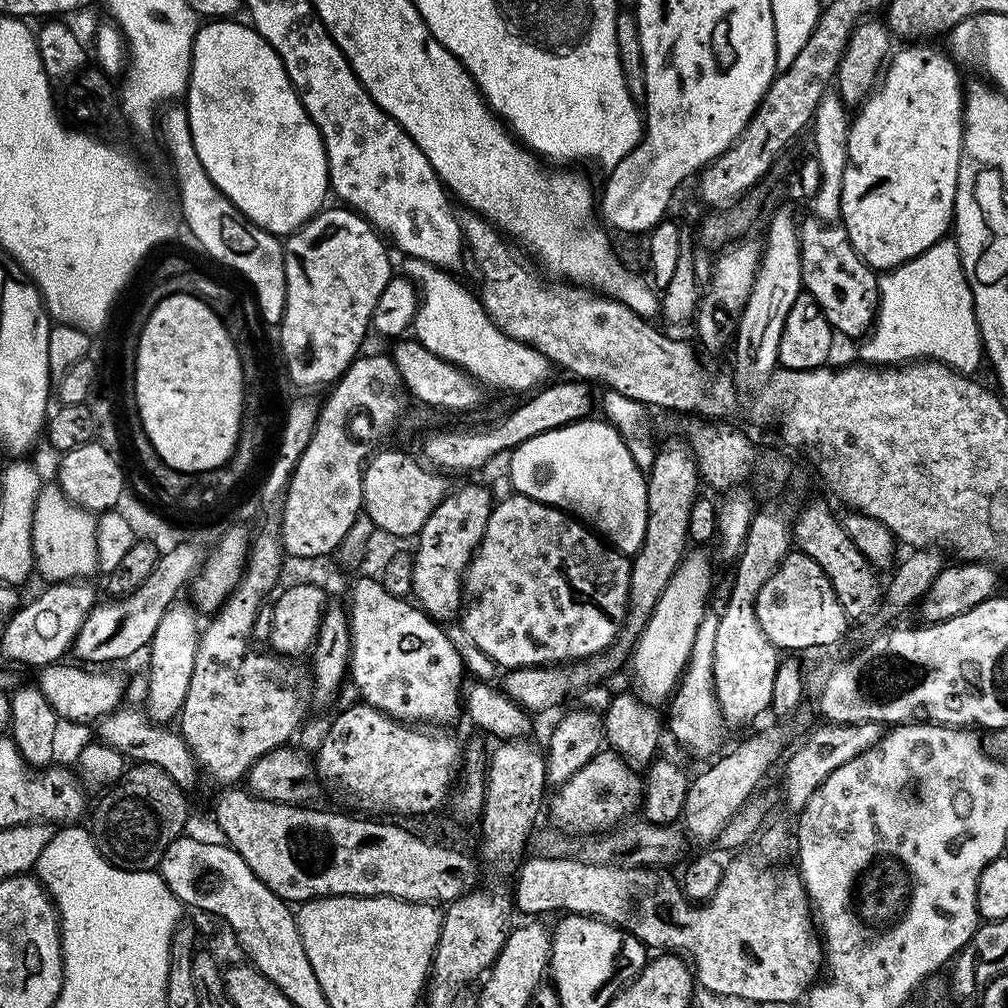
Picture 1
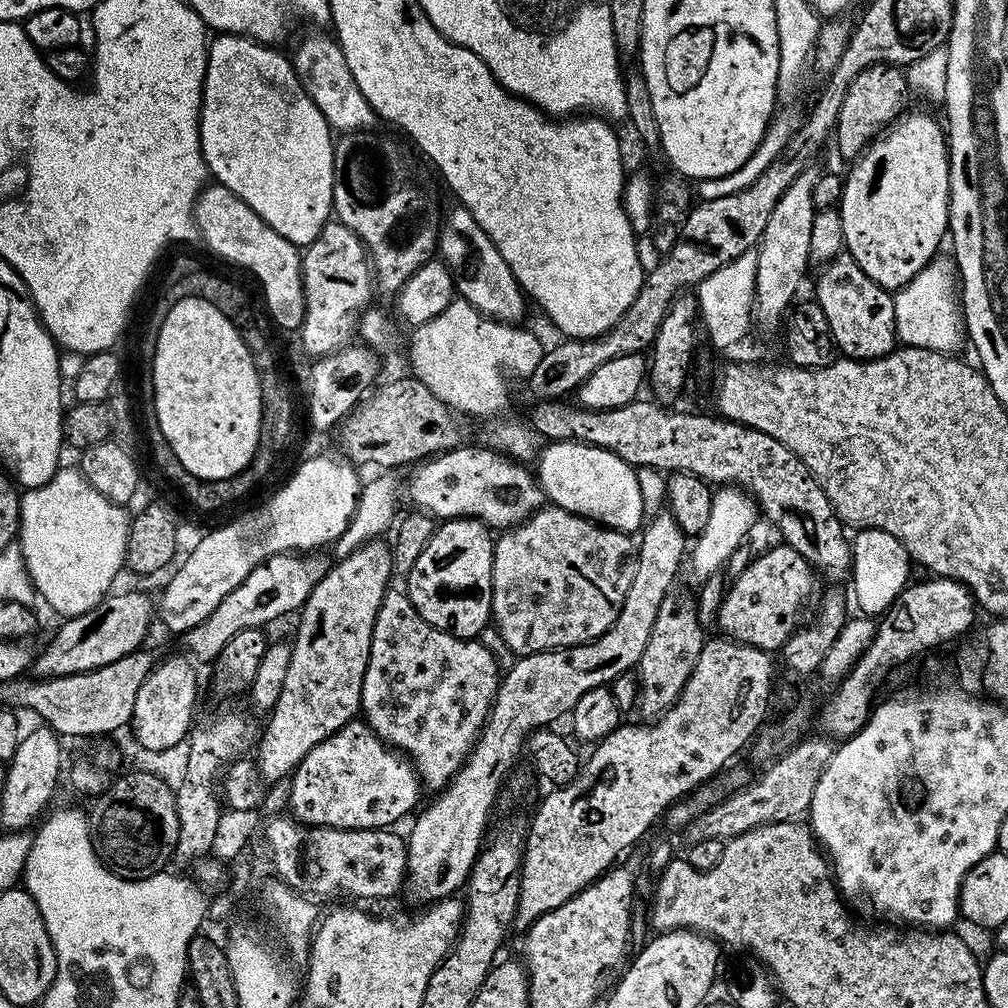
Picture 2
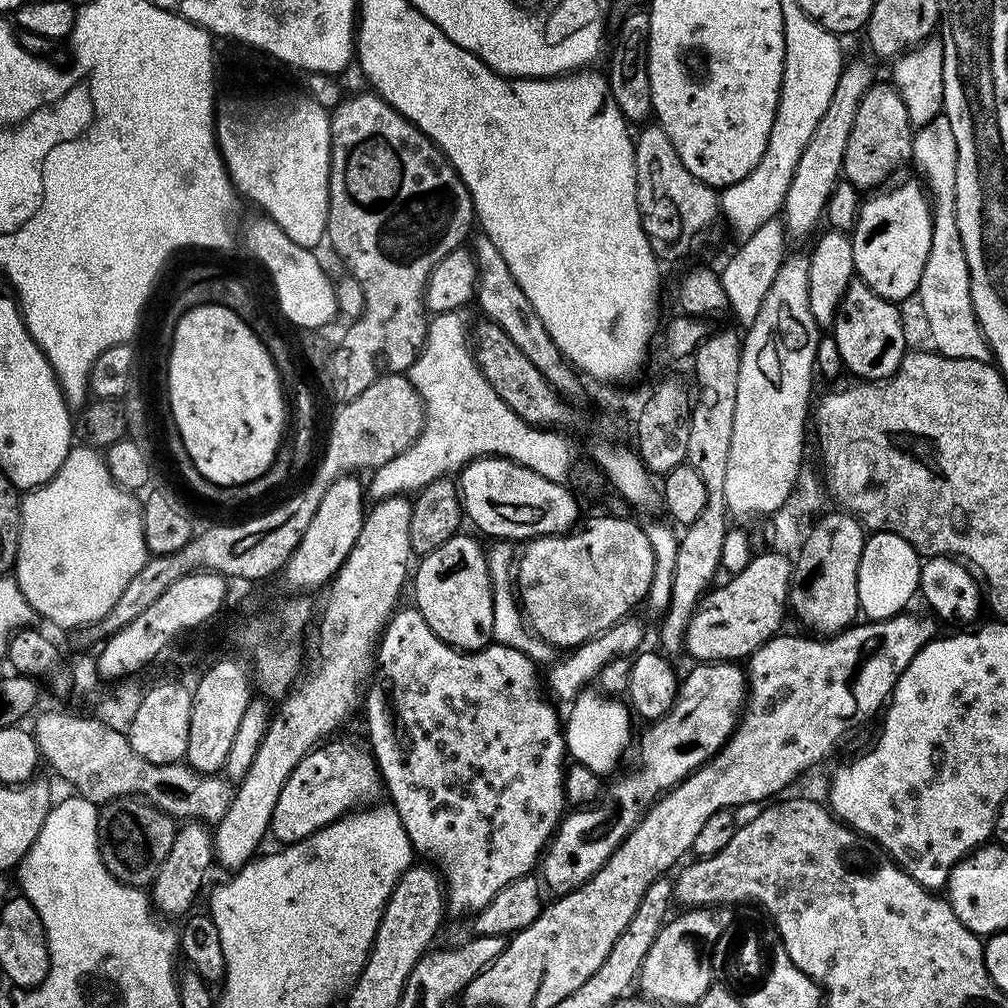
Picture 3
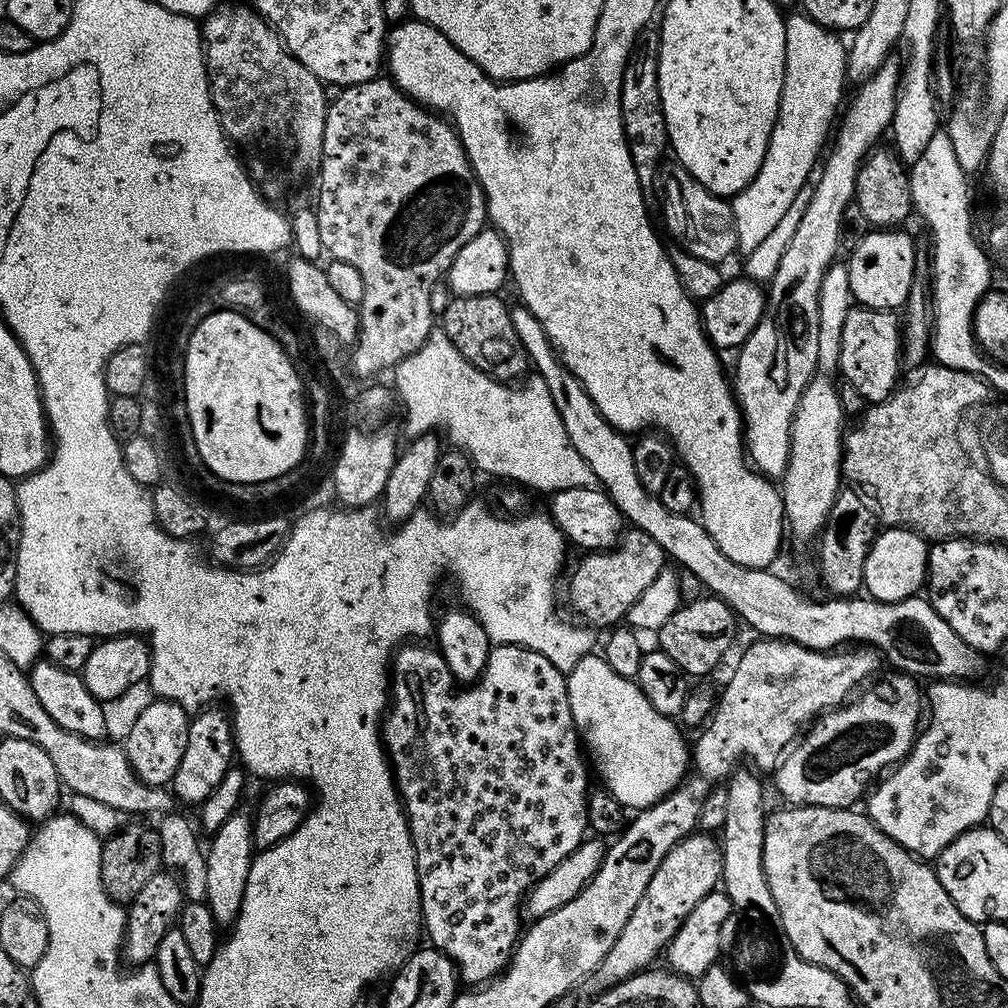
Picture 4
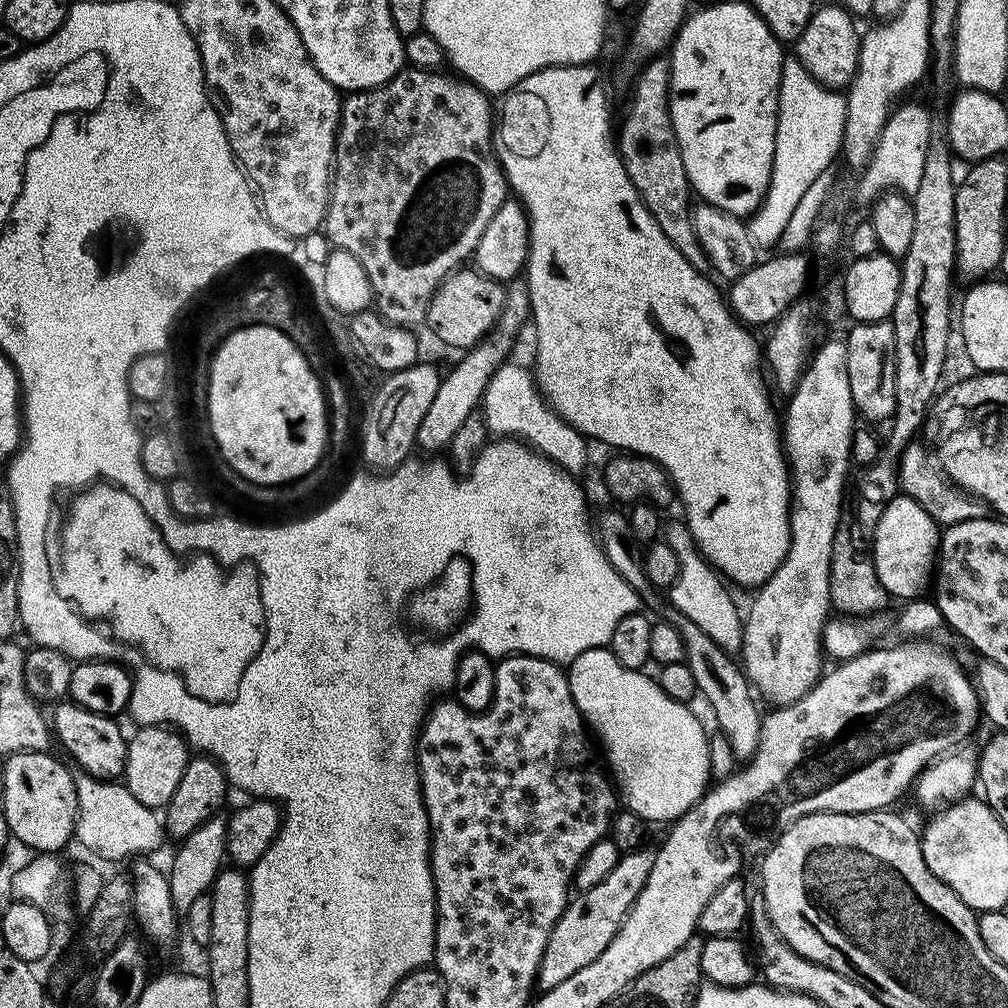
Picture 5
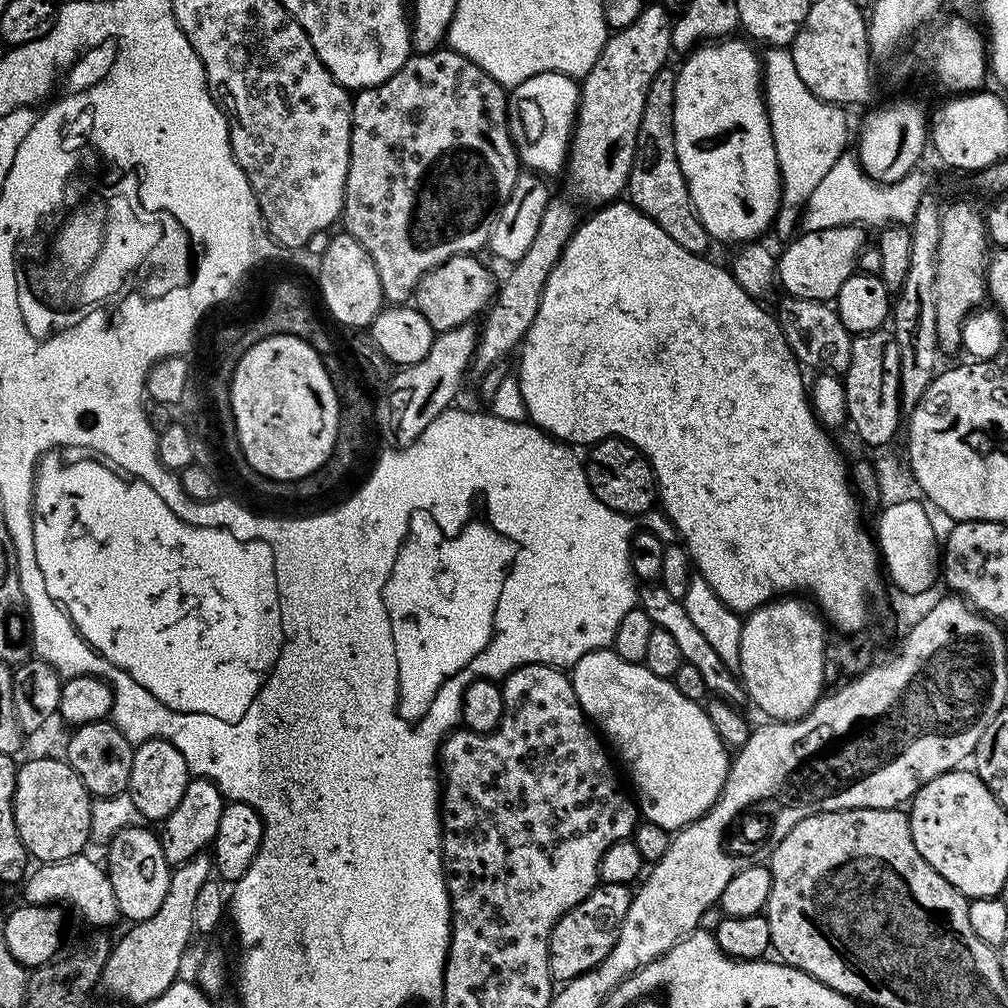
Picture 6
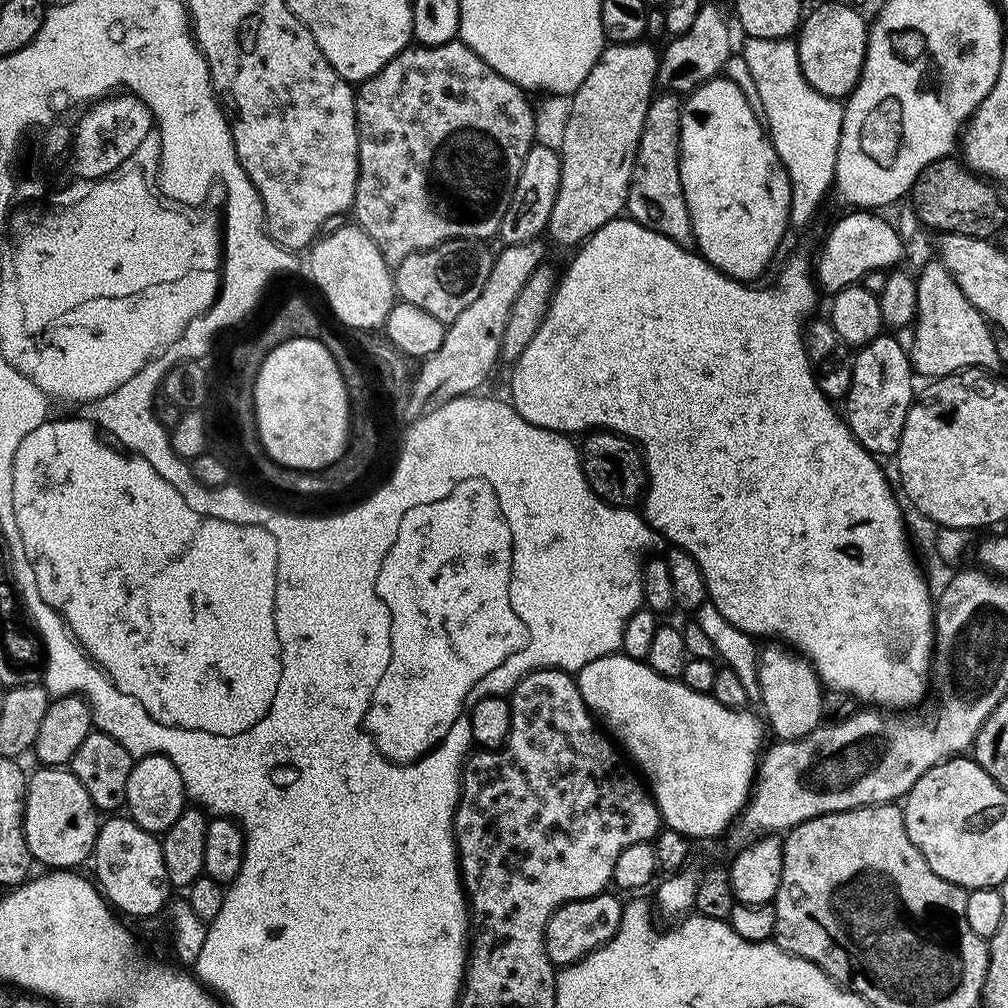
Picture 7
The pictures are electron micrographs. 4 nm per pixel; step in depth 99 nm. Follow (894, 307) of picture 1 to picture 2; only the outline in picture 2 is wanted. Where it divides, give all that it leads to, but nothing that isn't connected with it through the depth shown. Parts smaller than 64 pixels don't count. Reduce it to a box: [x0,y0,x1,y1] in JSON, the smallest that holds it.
[893,256,963,354]

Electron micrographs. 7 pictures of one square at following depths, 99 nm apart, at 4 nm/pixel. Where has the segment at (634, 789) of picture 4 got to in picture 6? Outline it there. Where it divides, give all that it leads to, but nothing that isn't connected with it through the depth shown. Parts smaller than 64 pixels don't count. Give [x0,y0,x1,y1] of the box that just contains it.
[570,650,730,830]

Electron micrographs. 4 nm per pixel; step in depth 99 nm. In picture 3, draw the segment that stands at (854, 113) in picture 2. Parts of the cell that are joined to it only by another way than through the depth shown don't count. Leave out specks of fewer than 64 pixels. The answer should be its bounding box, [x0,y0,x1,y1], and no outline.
[842,82,914,190]

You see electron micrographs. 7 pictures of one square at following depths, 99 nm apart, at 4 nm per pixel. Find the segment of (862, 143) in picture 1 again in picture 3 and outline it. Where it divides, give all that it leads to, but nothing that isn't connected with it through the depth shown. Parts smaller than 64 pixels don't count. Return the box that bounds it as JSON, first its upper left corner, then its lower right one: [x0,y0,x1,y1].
[850,180,932,302]

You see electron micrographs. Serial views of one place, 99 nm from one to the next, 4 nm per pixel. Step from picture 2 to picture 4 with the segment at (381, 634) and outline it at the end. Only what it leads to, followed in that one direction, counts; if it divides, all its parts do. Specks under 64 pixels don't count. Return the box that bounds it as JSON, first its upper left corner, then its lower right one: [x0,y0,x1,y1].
[382,642,590,986]

